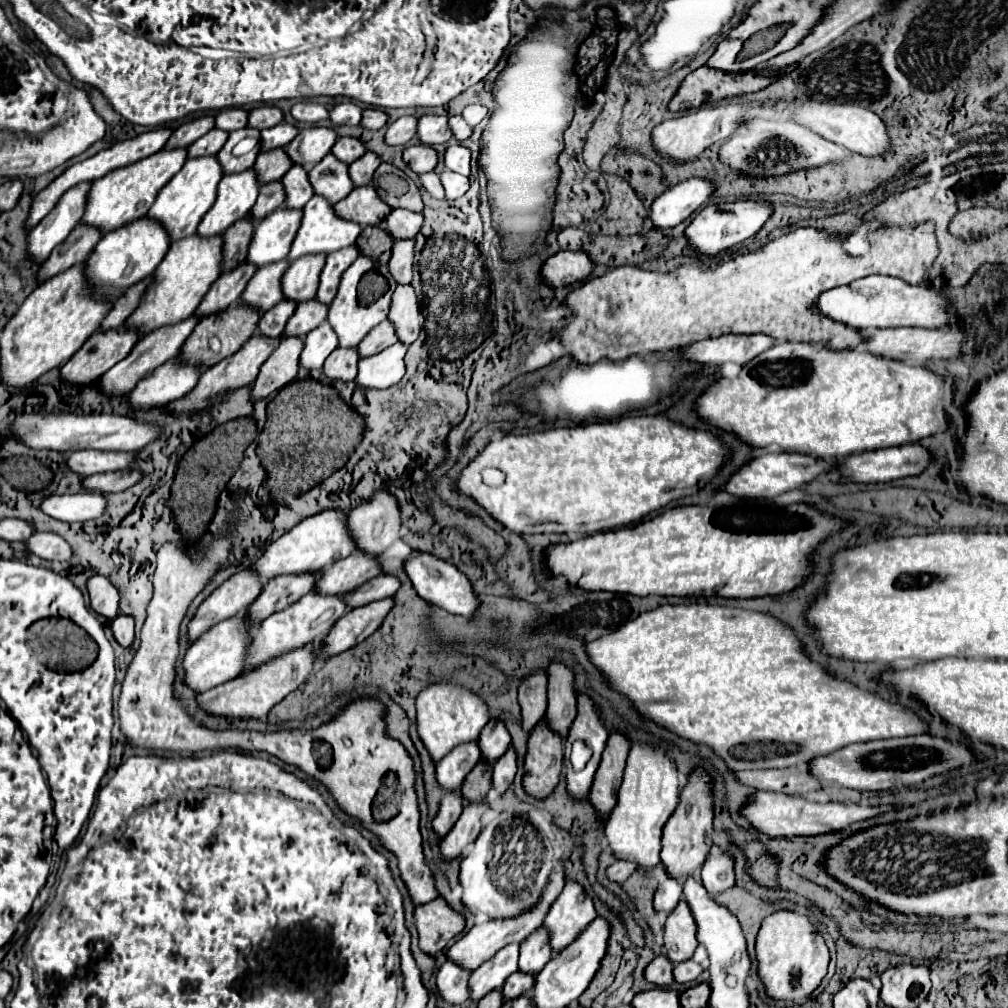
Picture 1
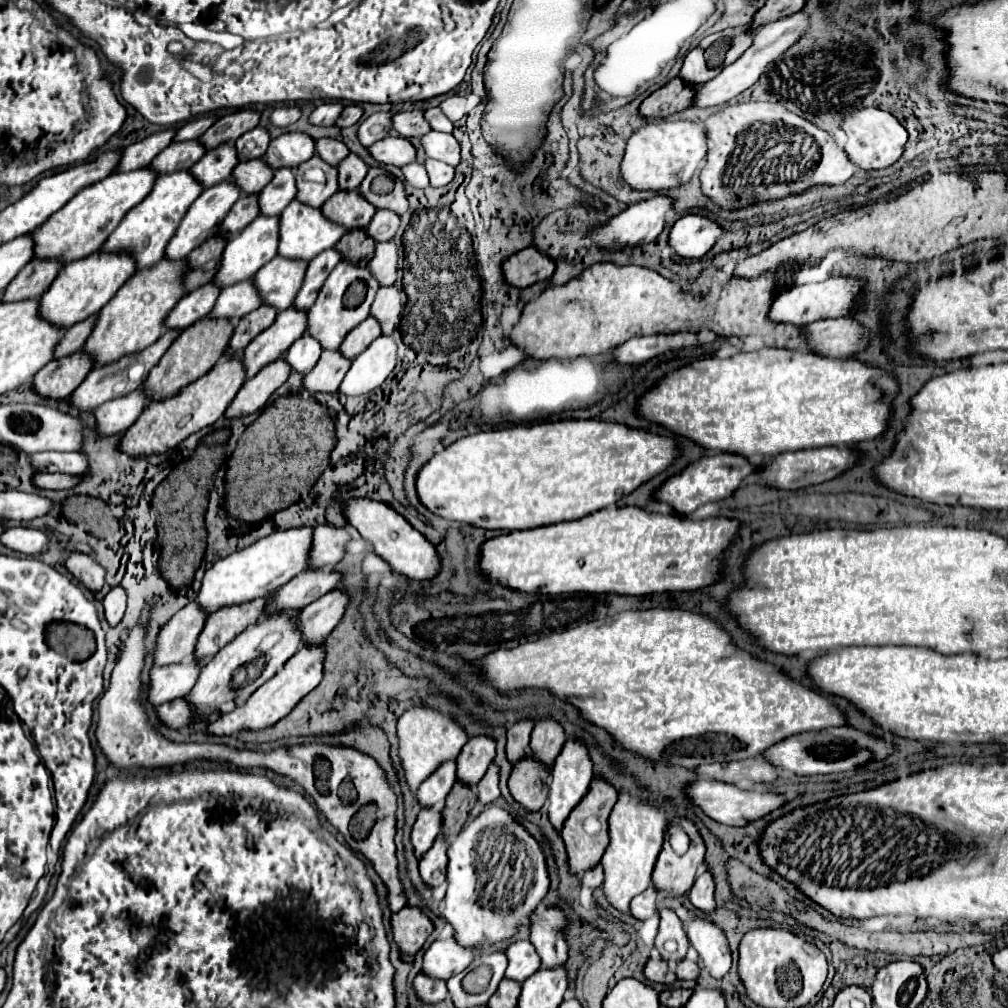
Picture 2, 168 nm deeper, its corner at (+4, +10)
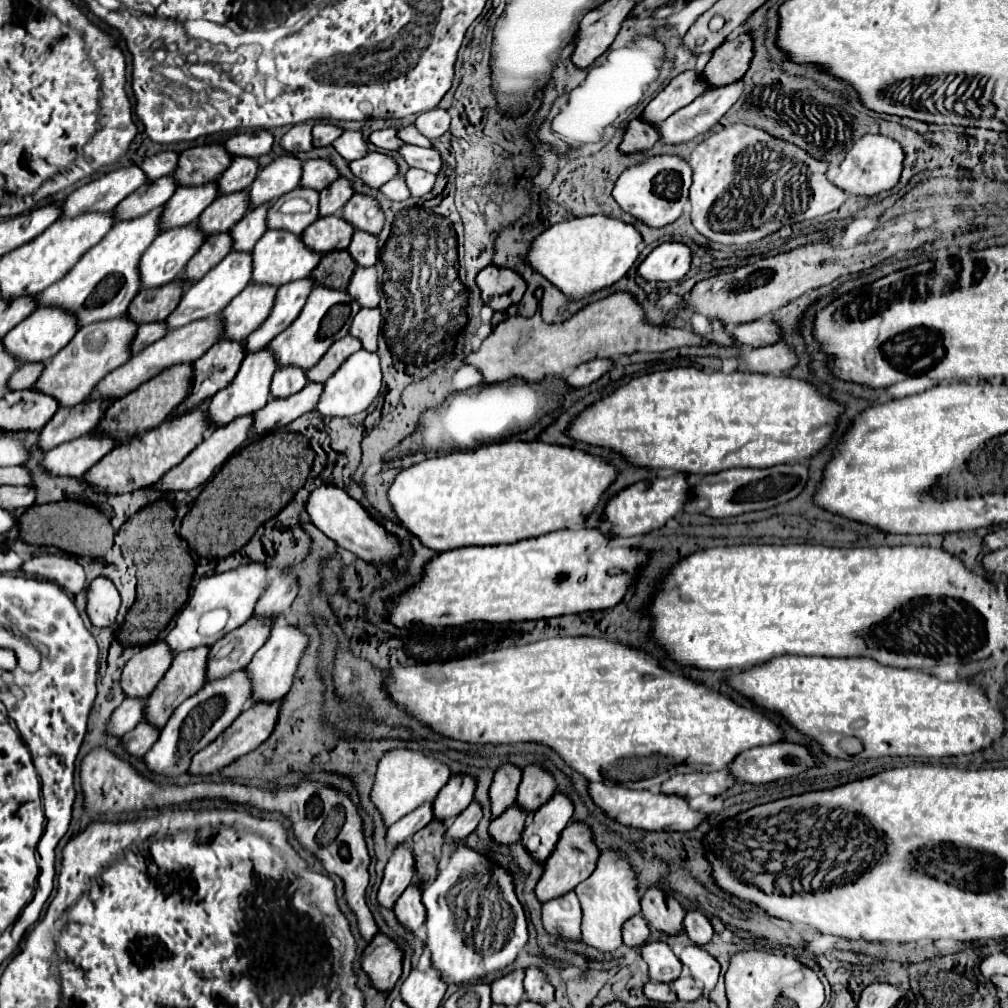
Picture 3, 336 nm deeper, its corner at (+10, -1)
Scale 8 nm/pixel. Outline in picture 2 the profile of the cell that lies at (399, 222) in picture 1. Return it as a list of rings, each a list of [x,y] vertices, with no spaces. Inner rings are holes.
[[[376,210],[374,218],[366,226],[366,234],[370,238],[374,238],[376,242],[386,242],[386,240],[392,240],[394,238],[398,226],[400,226],[400,218],[394,212]]]

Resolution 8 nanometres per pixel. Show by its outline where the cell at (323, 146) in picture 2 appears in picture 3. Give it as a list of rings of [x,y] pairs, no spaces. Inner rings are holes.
[[[316,157],[316,159],[308,159],[304,163],[304,179],[302,179],[304,187],[322,191],[336,179],[338,179],[338,169],[328,159]]]

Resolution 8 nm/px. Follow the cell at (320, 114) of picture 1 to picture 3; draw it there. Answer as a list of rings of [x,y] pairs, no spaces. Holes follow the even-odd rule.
[[[254,129],[246,133],[238,133],[226,141],[228,153],[232,157],[236,155],[248,155],[248,157],[260,157],[268,153],[274,145],[274,135],[268,129]]]

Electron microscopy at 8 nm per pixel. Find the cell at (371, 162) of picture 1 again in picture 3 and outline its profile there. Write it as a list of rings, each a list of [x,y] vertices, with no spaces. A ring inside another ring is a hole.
[[[338,177],[332,185],[328,185],[324,191],[320,191],[320,215],[332,215],[338,209],[342,209],[348,199],[354,195],[352,183],[344,177]]]

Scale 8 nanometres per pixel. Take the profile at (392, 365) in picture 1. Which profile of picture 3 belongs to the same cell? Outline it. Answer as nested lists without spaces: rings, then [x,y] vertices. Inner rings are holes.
[[[366,349],[356,351],[346,359],[346,363],[340,365],[340,369],[324,383],[324,395],[320,397],[318,411],[326,417],[350,417],[360,411],[364,411],[374,397],[378,395],[382,387],[382,369],[380,369],[380,357],[378,353],[370,353]]]

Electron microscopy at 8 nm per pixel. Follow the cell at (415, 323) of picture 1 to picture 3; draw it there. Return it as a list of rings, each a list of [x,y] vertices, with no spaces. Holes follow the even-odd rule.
[[[380,307],[372,309],[360,309],[356,319],[352,319],[352,331],[350,335],[358,337],[368,351],[378,349],[378,335],[380,335],[380,325],[382,325],[382,311]]]

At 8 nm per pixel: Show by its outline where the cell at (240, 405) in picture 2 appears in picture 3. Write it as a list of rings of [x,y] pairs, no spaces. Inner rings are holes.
[[[242,415],[236,417],[234,421],[230,421],[228,425],[220,425],[212,431],[212,435],[208,439],[204,439],[204,443],[200,443],[180,465],[176,465],[172,471],[168,471],[168,475],[164,475],[154,489],[174,489],[174,491],[190,491],[198,485],[204,485],[208,481],[208,477],[236,451],[242,447],[242,443],[246,443],[248,433],[254,425],[254,415]]]

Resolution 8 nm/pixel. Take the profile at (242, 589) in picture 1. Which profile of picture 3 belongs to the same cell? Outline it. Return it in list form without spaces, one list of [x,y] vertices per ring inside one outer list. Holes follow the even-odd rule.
[[[156,641],[152,645],[142,647],[124,667],[122,671],[122,689],[130,697],[148,697],[152,689],[166,675],[168,667],[172,667],[174,651],[166,641]]]

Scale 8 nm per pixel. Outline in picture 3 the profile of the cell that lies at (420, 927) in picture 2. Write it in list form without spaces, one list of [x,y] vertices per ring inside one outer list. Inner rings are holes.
[[[378,933],[364,949],[362,969],[368,973],[376,989],[390,991],[402,975],[402,961],[402,947],[392,937]]]

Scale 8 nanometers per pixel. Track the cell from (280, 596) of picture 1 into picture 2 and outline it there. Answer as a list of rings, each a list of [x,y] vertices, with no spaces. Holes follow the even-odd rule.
[[[268,598],[262,600],[252,600],[240,606],[230,606],[230,608],[222,608],[218,612],[214,612],[214,616],[206,618],[204,630],[198,636],[196,642],[196,650],[194,656],[198,660],[204,658],[212,658],[214,654],[218,654],[228,642],[232,642],[246,626],[254,624],[258,620],[258,616],[262,616],[264,606],[266,606]]]

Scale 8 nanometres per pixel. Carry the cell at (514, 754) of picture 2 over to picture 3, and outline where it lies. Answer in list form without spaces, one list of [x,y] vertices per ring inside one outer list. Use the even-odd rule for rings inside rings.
[[[502,765],[498,767],[492,787],[490,787],[490,801],[492,801],[492,817],[498,817],[504,809],[516,803],[516,791],[520,785],[522,769],[518,765]]]

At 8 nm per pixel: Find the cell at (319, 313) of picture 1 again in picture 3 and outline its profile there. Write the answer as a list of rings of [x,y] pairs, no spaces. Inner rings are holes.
[[[264,347],[260,351],[254,351],[252,355],[244,357],[236,377],[228,383],[228,387],[224,387],[222,391],[218,391],[210,403],[208,403],[208,415],[212,415],[212,421],[216,425],[226,425],[232,419],[240,417],[240,415],[250,415],[256,413],[260,407],[264,407],[268,403],[268,393],[270,393],[270,381],[272,375],[276,371],[278,363],[276,363],[276,353],[270,347]]]

